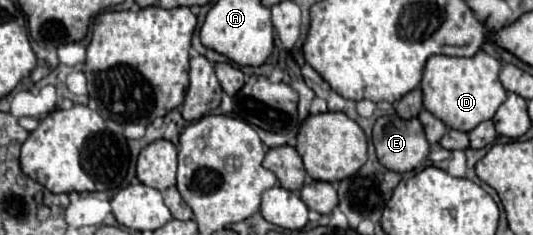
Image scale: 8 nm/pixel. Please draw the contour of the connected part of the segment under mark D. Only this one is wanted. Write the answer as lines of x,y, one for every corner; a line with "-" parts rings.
478,51
472,57
448,57
448,55
432,55
426,61
422,75
422,93
424,107
434,113
448,127
458,131
472,131
482,121
494,117
496,109
506,101
508,93
502,87
498,73
502,65
496,57
486,51

